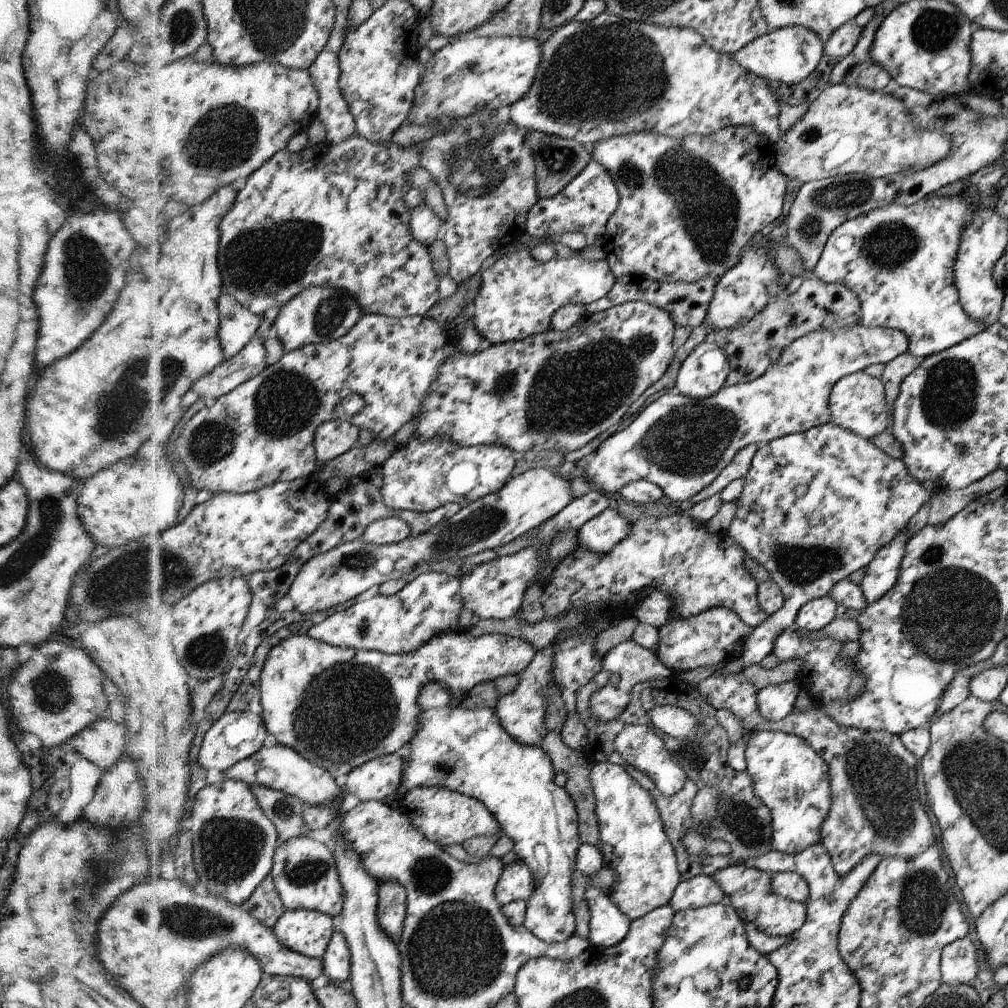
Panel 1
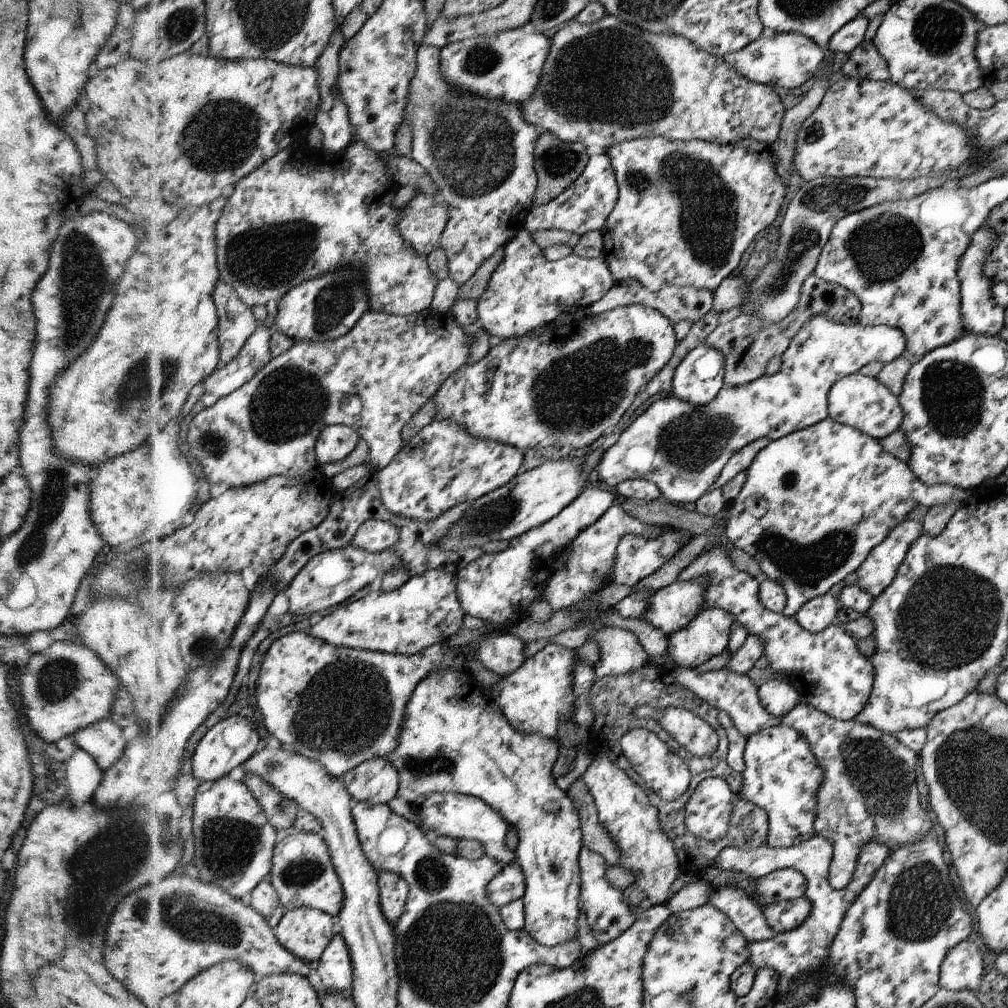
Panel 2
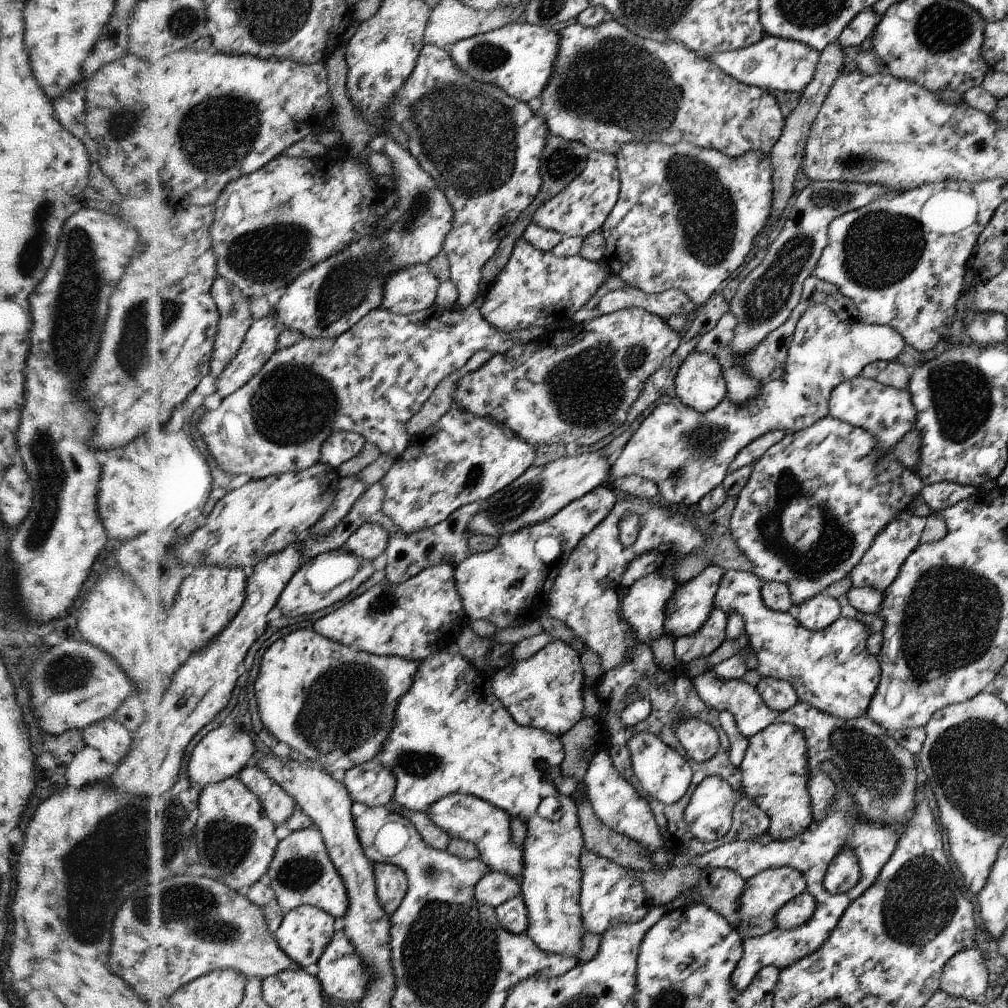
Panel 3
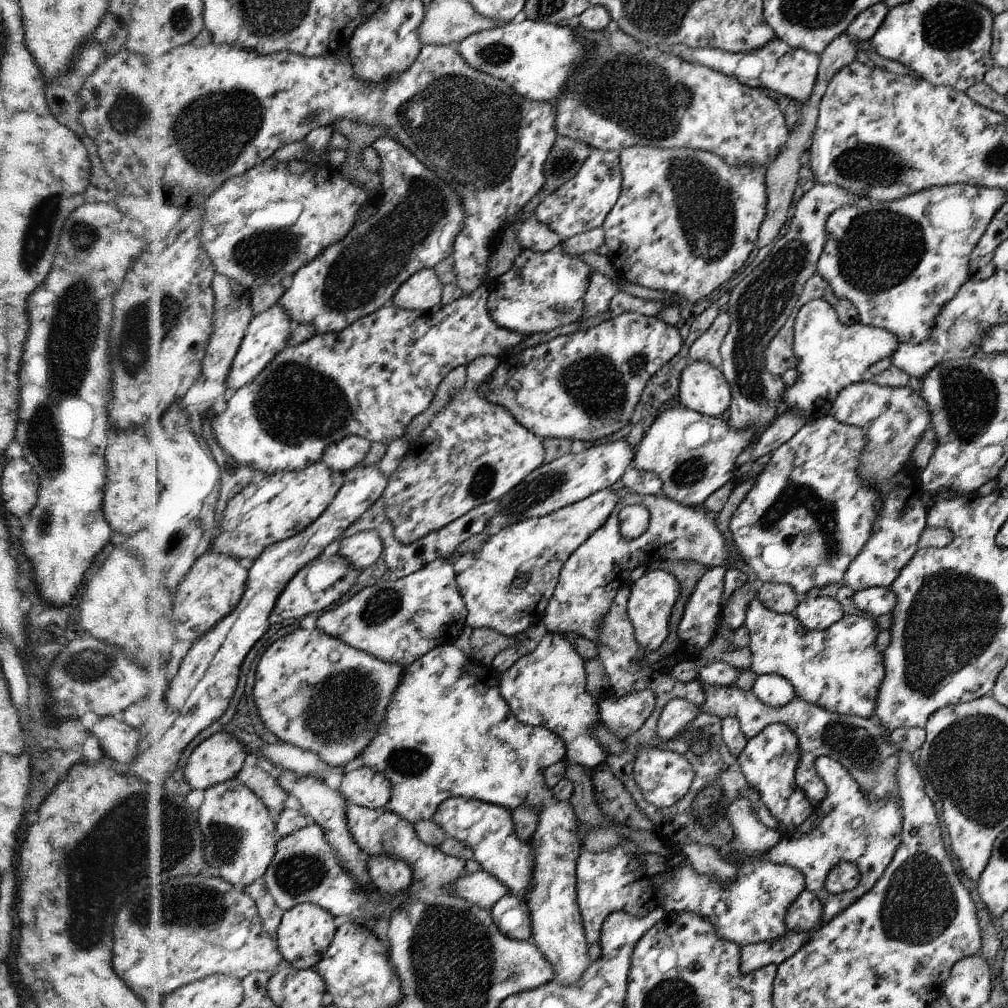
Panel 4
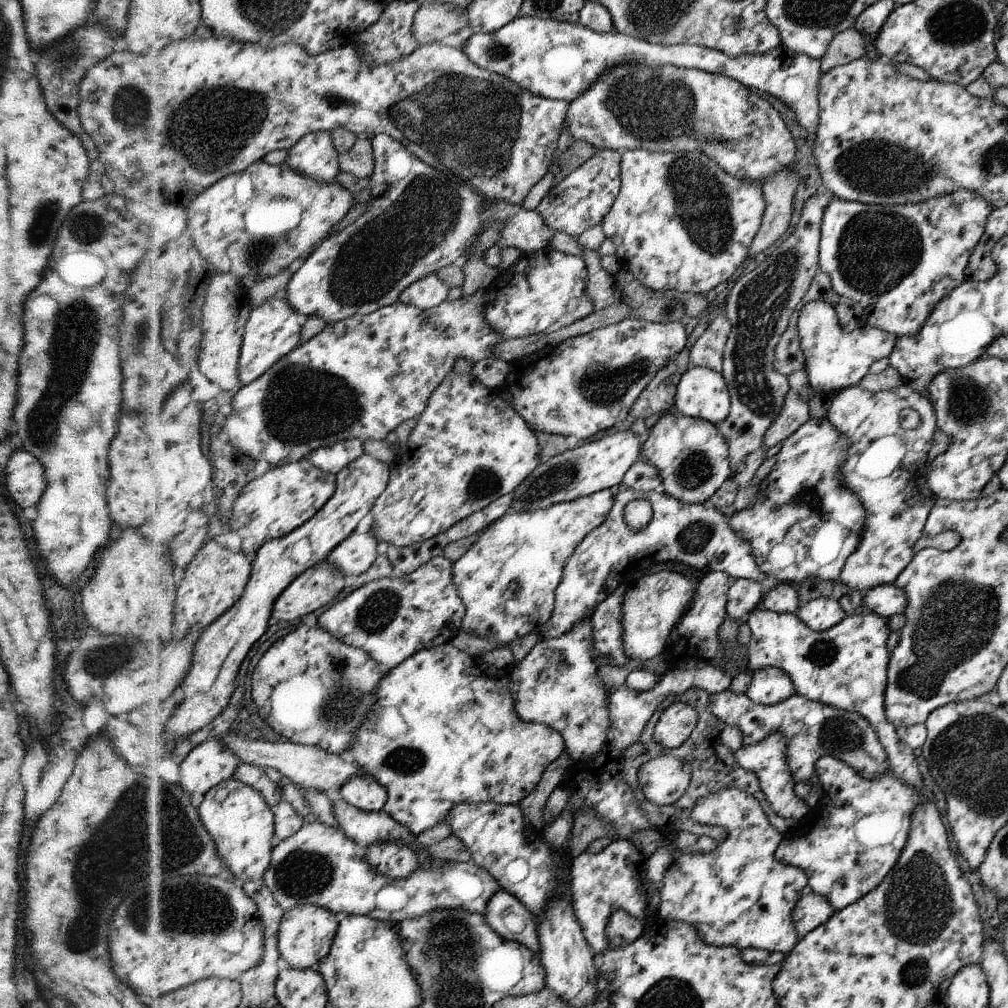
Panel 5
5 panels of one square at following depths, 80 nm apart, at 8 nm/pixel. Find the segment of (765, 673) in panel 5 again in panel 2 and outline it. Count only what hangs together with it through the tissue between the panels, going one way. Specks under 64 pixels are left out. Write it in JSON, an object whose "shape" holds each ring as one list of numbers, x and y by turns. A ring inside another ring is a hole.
{"shape":[[780,678,764,683,758,692,761,705,775,717,788,714,800,702,800,692]]}

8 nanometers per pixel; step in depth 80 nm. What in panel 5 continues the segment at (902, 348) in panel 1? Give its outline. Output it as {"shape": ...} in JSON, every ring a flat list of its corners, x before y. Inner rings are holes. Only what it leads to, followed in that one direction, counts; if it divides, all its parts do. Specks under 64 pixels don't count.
{"shape":[[818,299,800,307,796,316,797,331,806,358,808,386,814,395,829,396,858,385,869,373,874,362,889,357,896,348,897,335,863,323,853,331,846,331,840,323,836,308,828,301],[675,412,656,418,650,424,650,432,643,439,642,459,661,471,661,491,690,504,705,503,728,481,732,475,732,463,729,461,729,443,713,422,677,415]]}

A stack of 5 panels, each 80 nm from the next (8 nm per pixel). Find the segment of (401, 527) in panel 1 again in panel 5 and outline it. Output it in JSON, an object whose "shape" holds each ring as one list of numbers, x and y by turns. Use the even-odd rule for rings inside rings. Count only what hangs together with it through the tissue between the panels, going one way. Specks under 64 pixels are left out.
{"shape":[[372,530,363,534,354,533,333,550,328,560,338,565,346,576,358,576,373,567,383,547]]}

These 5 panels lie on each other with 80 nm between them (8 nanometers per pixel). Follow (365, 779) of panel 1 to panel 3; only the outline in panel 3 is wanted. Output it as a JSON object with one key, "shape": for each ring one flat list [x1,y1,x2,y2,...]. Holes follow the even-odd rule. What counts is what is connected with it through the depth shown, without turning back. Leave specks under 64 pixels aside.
{"shape":[[378,757,347,771,343,781,356,803,373,807,392,803,398,788,395,772]]}

